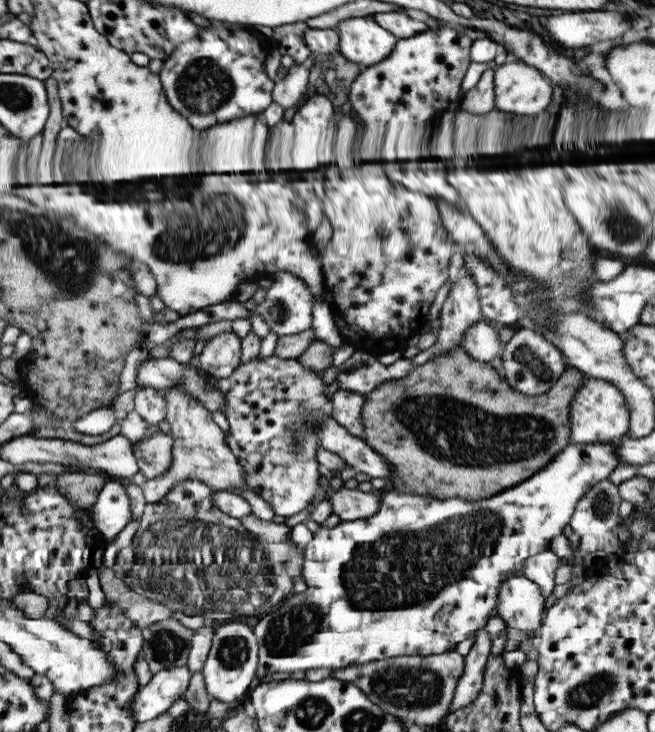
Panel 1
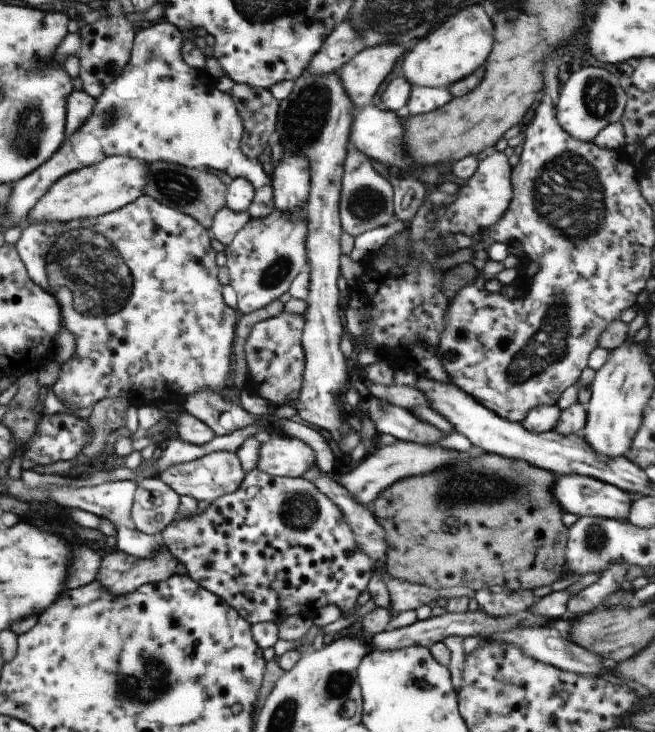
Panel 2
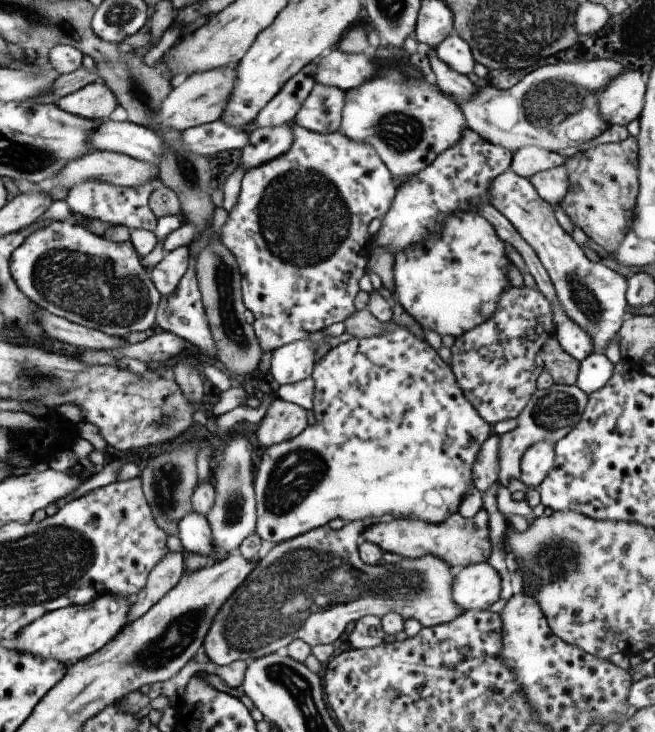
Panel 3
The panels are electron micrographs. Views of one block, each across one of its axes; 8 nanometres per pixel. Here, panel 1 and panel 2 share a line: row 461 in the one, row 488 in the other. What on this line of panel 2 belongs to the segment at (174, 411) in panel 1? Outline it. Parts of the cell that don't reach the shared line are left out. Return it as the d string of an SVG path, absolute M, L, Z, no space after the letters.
M213 451L195 460L171 464L156 474L156 477L178 496L191 496L197 501L203 500L209 503L220 496L235 492L244 476L245 470L241 468L237 455L227 451Z

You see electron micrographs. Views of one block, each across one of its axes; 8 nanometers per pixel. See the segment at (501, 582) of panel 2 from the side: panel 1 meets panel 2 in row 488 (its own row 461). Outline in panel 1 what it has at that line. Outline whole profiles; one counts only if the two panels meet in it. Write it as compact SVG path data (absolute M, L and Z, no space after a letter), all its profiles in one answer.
M456 346L446 353L435 355L431 360L413 367L403 378L381 382L371 392L363 395L363 406L360 412L363 425L362 439L373 449L373 452L382 456L383 460L390 464L392 477L390 482L387 482L386 490L398 490L399 492L410 490L418 496L435 496L437 500L443 500L445 497L457 497L469 502L489 498L533 476L547 463L551 462L552 458L562 448L565 448L565 445L570 443L569 403L585 377L586 375L578 368L567 364L563 374L552 384L549 390L540 395L524 395L511 388L500 375L500 372L495 371L489 363L472 359L464 351L464 348Z

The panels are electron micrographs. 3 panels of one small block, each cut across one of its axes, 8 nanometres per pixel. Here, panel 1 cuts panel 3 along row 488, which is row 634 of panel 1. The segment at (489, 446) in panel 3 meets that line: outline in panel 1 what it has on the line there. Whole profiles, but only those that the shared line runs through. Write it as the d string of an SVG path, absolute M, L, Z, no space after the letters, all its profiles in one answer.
M483 630L476 633L475 640L469 653L463 656L463 672L457 682L448 706L449 713L459 712L474 702L480 693L483 680L484 667L489 657L491 639Z

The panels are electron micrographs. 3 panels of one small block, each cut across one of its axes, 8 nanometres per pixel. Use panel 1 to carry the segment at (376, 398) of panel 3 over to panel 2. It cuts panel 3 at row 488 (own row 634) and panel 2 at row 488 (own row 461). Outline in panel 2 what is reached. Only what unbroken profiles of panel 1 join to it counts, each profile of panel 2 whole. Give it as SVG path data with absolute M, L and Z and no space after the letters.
M557 475L550 491L562 511L578 517L597 516L597 518L611 518L617 521L625 520L632 503L627 500L627 494L622 490L583 475Z

